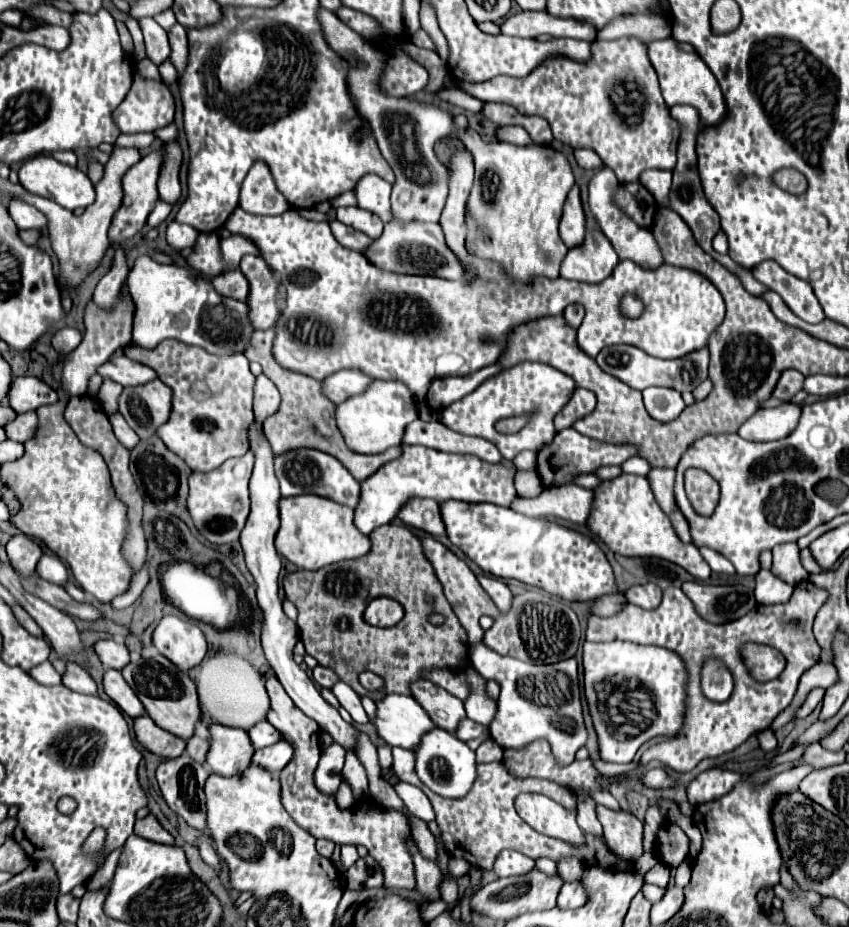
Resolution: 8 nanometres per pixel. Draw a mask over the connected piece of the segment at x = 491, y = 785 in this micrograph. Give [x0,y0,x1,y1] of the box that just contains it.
[393,748,629,870]

